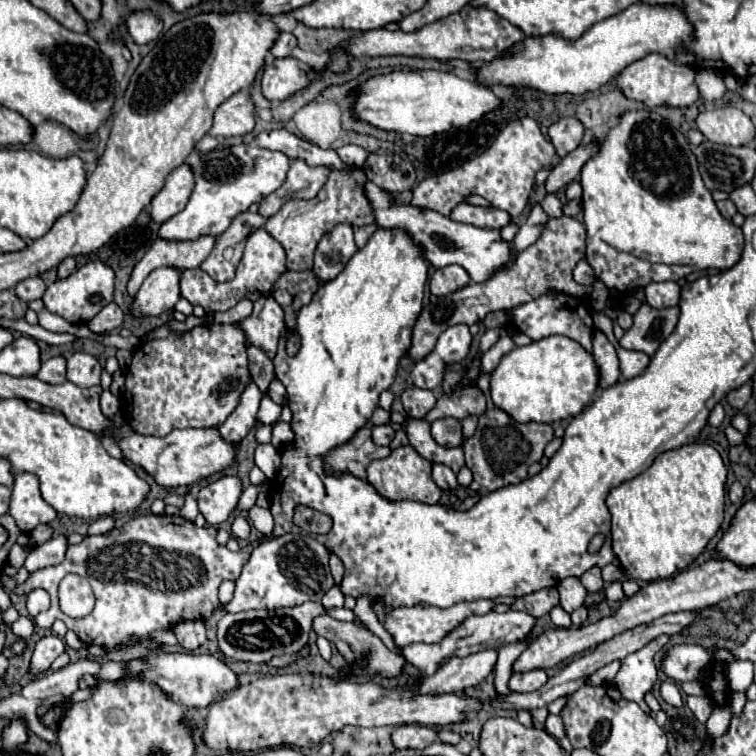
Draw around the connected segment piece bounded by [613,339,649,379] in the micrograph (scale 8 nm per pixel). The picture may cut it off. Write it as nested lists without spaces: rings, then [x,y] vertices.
[[[613,339],[613,345],[617,349],[617,357],[621,361],[621,375],[623,379],[633,379],[637,375],[641,375],[641,371],[645,371],[645,367],[649,365],[649,357],[645,353],[639,351],[627,351],[619,345],[617,339]]]

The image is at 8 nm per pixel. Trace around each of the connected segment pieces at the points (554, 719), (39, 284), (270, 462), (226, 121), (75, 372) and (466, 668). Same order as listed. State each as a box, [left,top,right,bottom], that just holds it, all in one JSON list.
[[545,715,565,739],[15,277,47,303],[255,443,281,479],[209,91,255,137],[67,353,103,387],[419,649,497,693]]

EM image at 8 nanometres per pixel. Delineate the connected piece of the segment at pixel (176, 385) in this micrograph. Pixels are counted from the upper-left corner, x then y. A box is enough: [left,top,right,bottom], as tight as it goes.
[121,323,251,437]

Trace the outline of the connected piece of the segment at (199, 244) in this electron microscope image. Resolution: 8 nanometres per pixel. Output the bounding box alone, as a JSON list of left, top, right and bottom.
[127,237,215,297]

